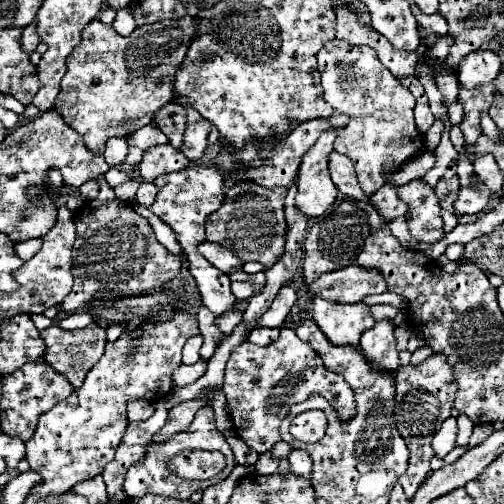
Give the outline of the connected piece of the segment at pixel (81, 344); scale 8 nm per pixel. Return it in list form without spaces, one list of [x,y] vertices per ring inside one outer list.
[[[94,322],[86,328],[80,330],[62,330],[60,326],[50,326],[48,330],[40,332],[44,342],[46,342],[46,362],[60,372],[72,386],[82,386],[86,372],[96,364],[96,360],[104,354],[104,344],[106,344],[106,332],[98,328]]]

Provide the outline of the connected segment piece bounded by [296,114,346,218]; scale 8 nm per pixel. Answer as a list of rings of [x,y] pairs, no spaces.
[[[334,114],[332,118],[328,118],[328,122],[332,124],[330,130],[324,130],[324,134],[320,134],[320,138],[316,140],[316,144],[304,154],[302,158],[302,164],[300,164],[300,170],[298,170],[298,196],[296,196],[296,206],[306,214],[306,216],[322,216],[336,200],[338,192],[336,192],[336,186],[332,184],[330,180],[330,172],[328,172],[328,154],[332,152],[332,142],[336,140],[338,132],[344,128],[346,124],[346,116],[342,114]]]

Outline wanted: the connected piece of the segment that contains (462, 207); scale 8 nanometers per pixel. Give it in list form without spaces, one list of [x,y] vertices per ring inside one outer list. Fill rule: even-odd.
[[[478,180],[478,184],[460,188],[460,196],[458,196],[454,208],[458,214],[478,214],[484,210],[490,196],[492,196],[492,192],[486,188],[486,184]]]

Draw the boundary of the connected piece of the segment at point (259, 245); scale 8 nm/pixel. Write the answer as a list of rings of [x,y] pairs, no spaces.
[[[244,180],[228,188],[222,208],[212,212],[206,220],[206,240],[224,244],[230,252],[244,262],[260,262],[264,268],[272,268],[284,254],[286,246],[286,218],[284,218],[286,188],[264,188],[256,182]]]

